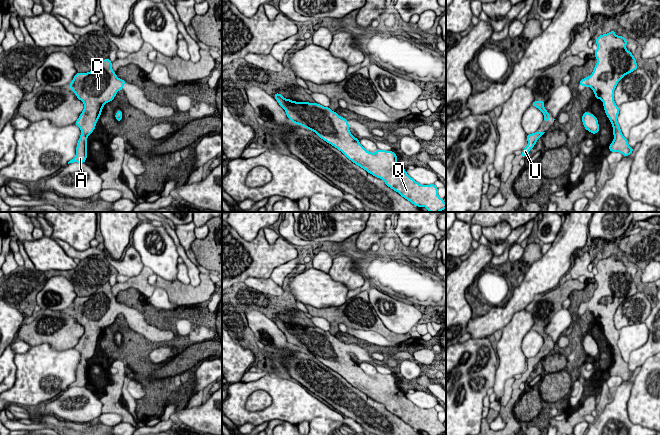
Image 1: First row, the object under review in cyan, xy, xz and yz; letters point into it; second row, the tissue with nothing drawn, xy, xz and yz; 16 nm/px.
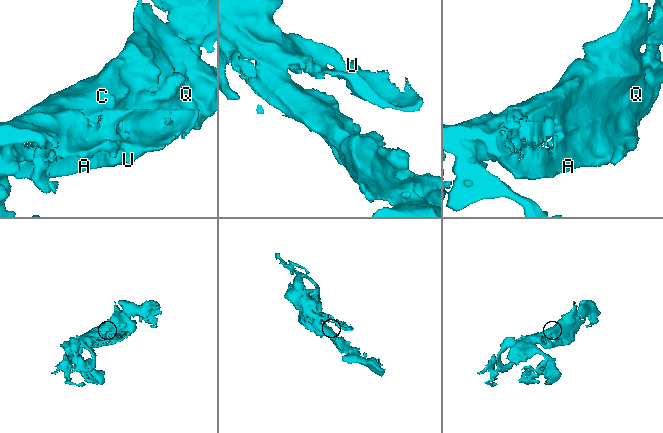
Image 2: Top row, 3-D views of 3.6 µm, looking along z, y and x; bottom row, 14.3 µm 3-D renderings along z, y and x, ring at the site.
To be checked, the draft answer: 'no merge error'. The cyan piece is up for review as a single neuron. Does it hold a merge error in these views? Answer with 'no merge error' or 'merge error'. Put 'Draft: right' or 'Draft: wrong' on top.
Draft: right
no merge error

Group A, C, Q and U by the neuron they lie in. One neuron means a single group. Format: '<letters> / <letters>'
A C Q U

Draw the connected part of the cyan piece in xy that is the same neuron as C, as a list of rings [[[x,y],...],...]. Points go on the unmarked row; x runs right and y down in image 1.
[[[106,282],[100,286],[91,296],[77,296],[75,298],[72,306],[69,308],[69,311],[75,317],[76,321],[84,327],[84,334],[74,347],[80,352],[81,359],[76,371],[76,380],[71,383],[68,388],[73,386],[84,387],[86,385],[88,368],[87,362],[94,355],[104,329],[108,326],[111,326],[115,322],[118,315],[123,314],[125,307],[125,304],[116,300],[116,297],[112,293],[112,286],[109,284],[109,282]]]

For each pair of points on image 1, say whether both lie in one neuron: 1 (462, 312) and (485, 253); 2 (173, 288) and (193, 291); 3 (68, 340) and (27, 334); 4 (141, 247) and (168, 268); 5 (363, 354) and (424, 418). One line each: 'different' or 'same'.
1: same
2: same
3: same
4: same
5: same

